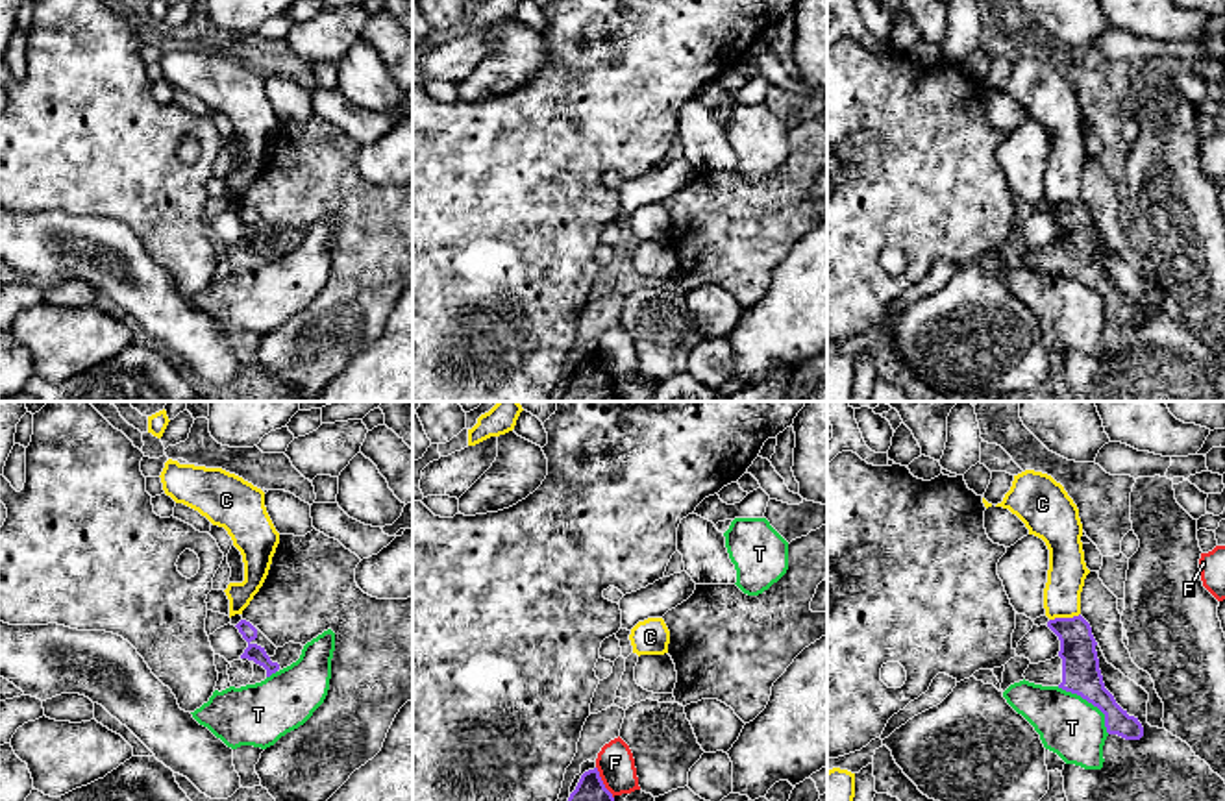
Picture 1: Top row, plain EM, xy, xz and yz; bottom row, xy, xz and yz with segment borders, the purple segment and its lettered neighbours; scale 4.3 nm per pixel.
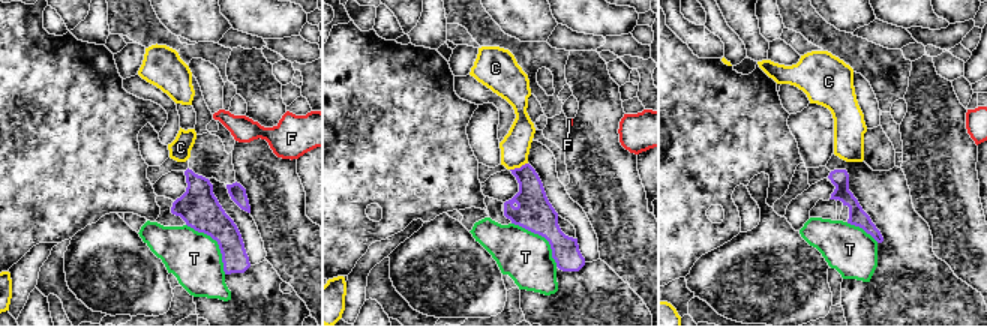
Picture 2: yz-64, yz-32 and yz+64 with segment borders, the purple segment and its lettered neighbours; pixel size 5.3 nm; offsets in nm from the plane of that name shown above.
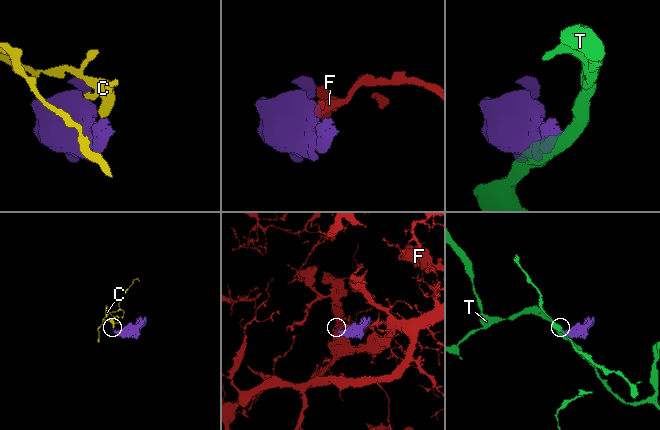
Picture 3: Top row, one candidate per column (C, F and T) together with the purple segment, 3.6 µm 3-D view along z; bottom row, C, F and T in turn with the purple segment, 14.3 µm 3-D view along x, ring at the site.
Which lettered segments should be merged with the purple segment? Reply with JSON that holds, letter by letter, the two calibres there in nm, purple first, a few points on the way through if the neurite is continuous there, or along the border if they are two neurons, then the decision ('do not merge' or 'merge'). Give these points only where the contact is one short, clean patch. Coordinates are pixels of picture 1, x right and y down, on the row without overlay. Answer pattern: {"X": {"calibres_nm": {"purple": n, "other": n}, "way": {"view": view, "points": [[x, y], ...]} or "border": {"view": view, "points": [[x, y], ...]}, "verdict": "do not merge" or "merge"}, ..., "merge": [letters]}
{"C": {"calibres_nm": {"purple": 160, "other": 170}, "border": {"view": "yz", "points": [[1079, 198], [1050, 206]]}, "verdict": "do not merge"}, "F": {"calibres_nm": {"purple": 220, "other": 160}, "verdict": "do not merge"}, "T": {"calibres_nm": {"purple": 170, "other": 260}, "verdict": "do not merge"}, "merge": []}

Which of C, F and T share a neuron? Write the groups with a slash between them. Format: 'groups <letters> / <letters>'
groups C / F / T

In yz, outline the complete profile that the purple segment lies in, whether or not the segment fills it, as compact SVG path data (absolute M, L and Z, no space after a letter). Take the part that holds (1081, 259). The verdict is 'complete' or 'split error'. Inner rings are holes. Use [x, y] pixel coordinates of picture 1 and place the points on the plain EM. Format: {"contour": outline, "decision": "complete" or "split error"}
{"contour": "M1079 200L1049 205L1047 213L1058 222L1060 237L1051 246L1029 250L1025 266L1081 281L1105 300L1108 320L1140 326L1144 313L1138 303L1129 302L1105 274L1090 209Z", "decision": "split error"}

